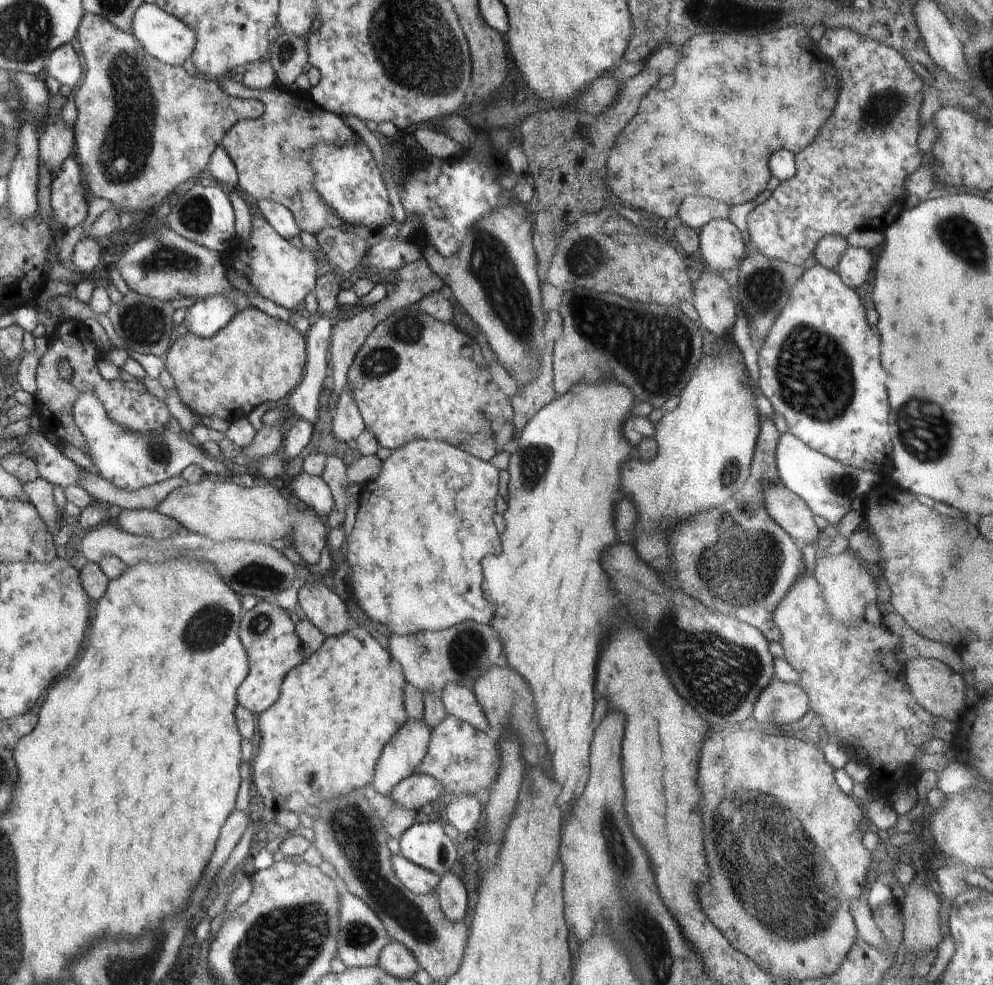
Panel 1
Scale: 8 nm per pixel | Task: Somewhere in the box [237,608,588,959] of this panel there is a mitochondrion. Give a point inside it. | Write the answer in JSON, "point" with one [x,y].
{"point":[351,826]}

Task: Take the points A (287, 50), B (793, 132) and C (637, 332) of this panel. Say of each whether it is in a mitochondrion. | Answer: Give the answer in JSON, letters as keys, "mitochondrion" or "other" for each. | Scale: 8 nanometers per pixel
{"A":"mitochondrion","B":"other","C":"mitochondrion"}

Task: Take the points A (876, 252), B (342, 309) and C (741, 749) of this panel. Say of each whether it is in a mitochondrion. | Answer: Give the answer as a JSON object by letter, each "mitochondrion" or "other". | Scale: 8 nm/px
{"A":"other","B":"other","C":"other"}

